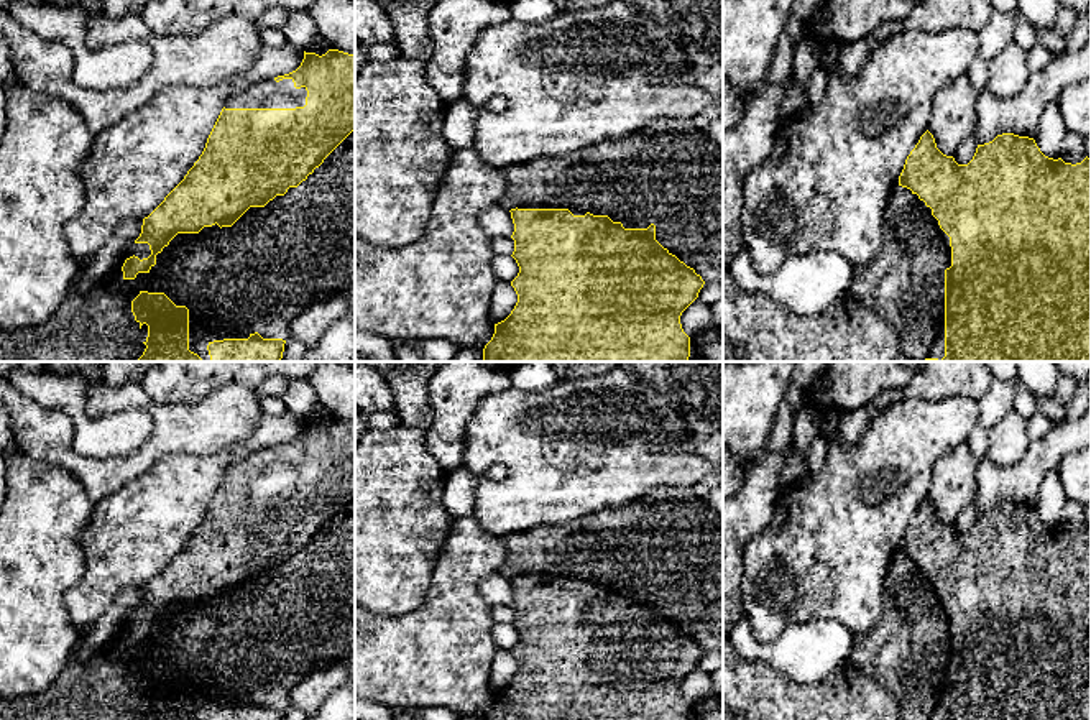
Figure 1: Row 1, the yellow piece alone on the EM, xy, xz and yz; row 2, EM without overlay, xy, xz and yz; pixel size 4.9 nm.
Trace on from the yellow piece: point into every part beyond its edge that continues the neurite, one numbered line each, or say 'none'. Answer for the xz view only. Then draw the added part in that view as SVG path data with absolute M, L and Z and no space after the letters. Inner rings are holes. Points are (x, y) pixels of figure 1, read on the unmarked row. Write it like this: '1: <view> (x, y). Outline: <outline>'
none

